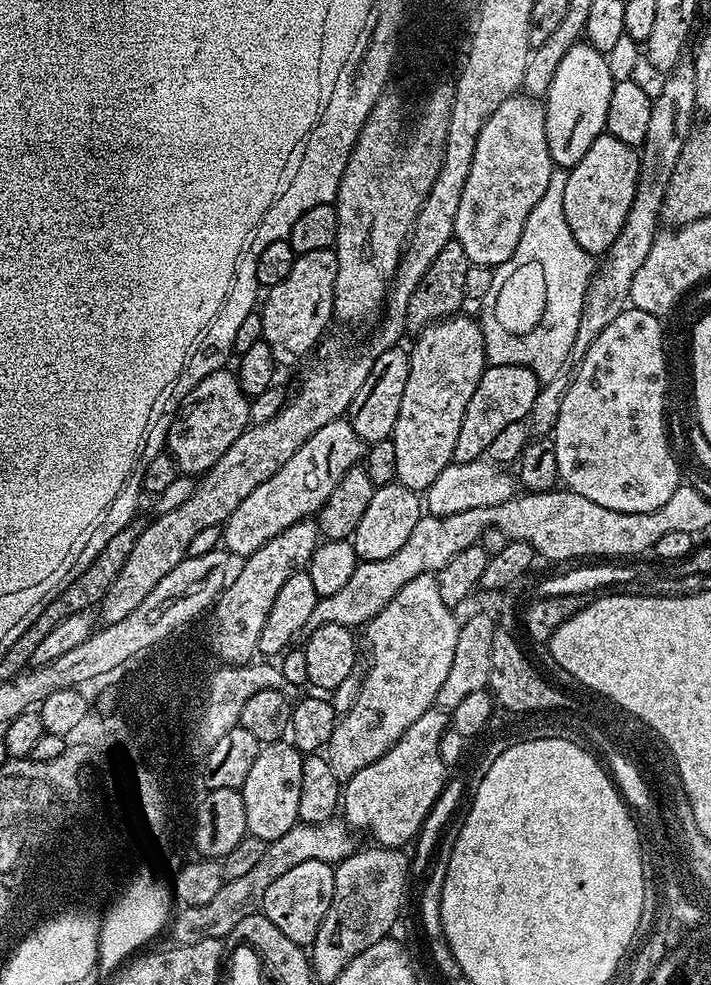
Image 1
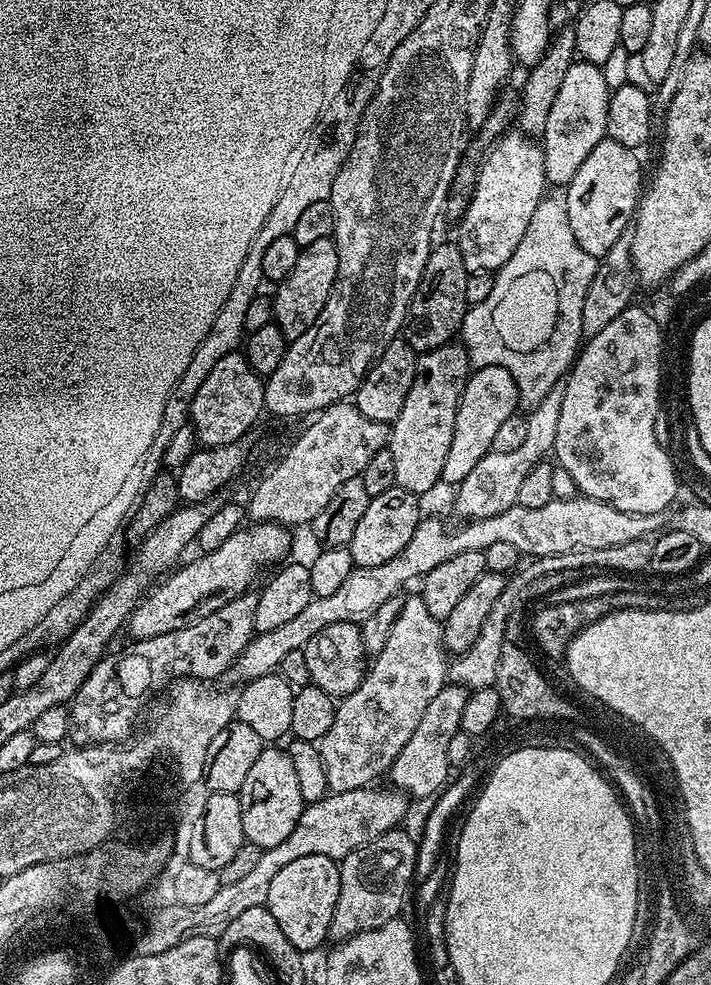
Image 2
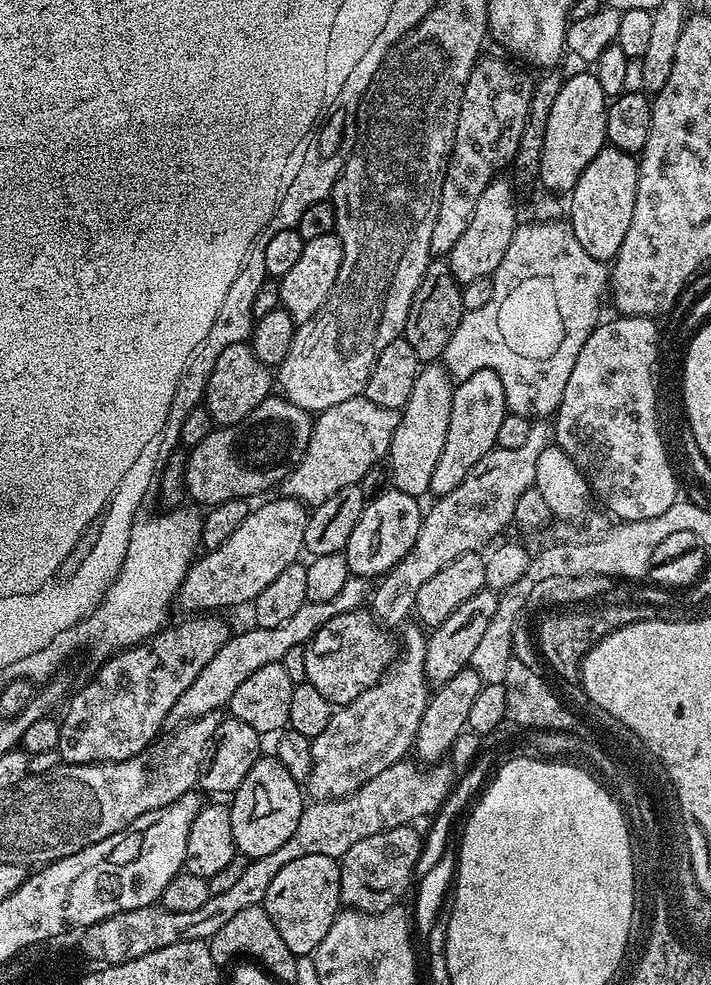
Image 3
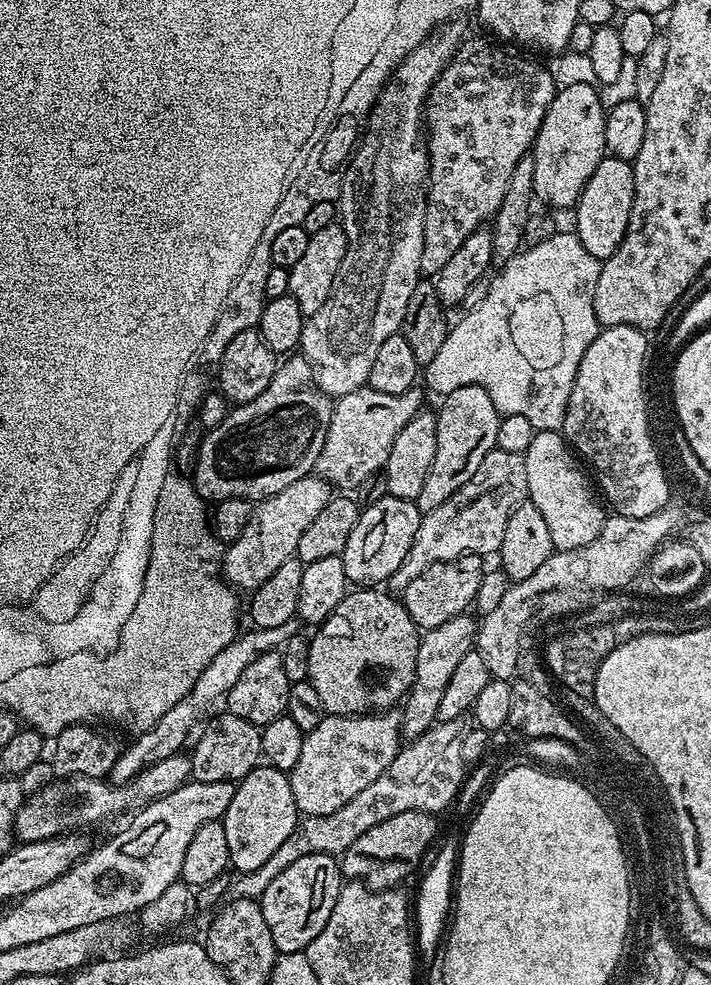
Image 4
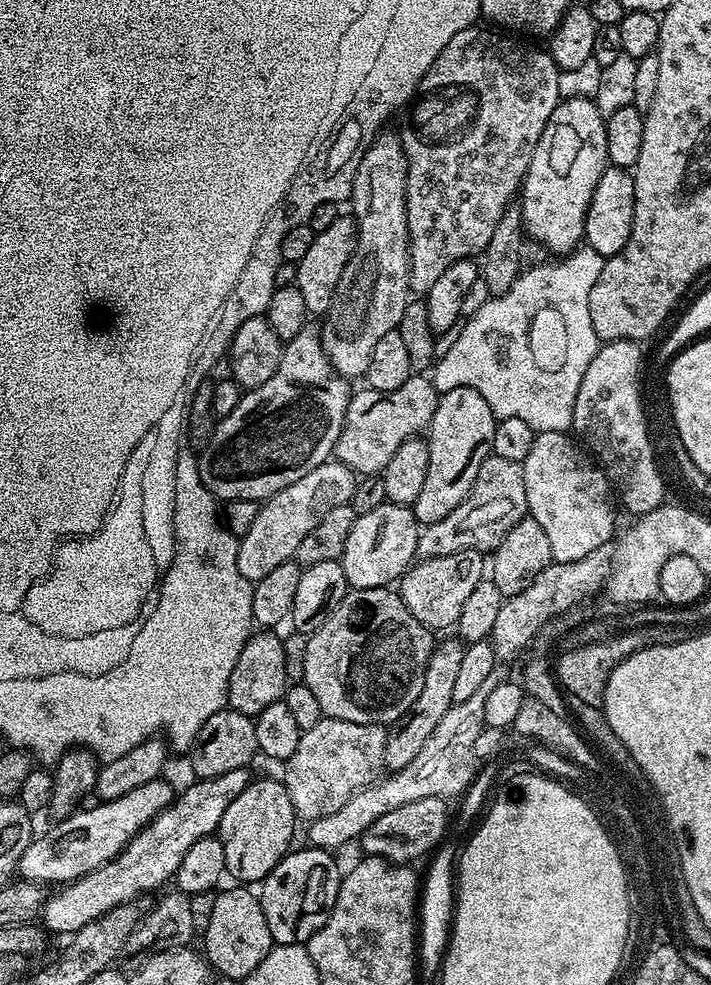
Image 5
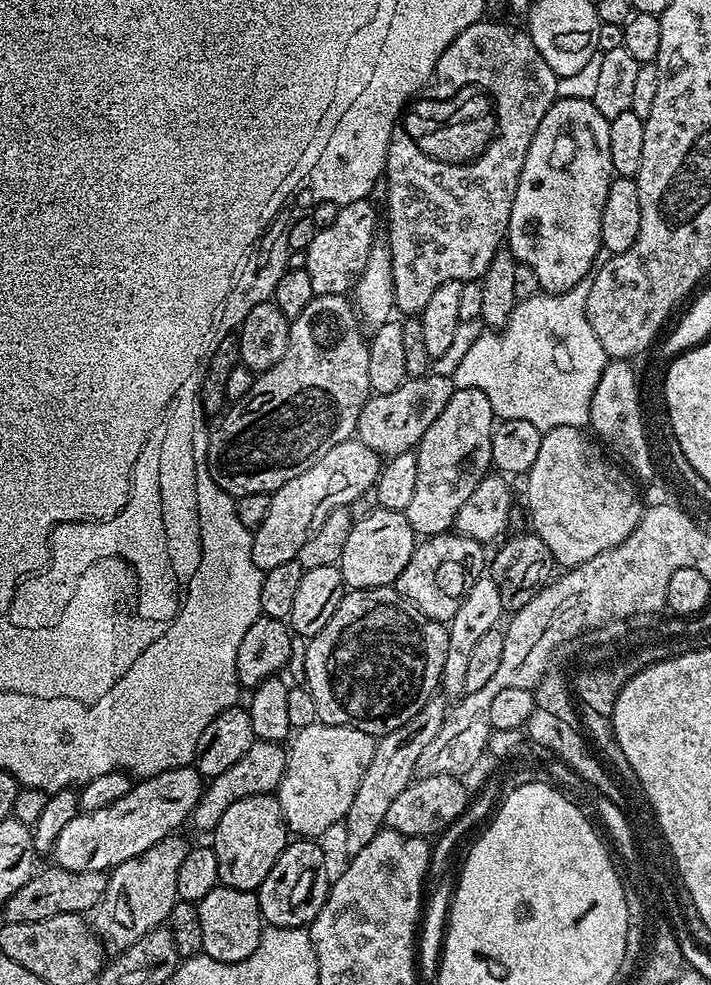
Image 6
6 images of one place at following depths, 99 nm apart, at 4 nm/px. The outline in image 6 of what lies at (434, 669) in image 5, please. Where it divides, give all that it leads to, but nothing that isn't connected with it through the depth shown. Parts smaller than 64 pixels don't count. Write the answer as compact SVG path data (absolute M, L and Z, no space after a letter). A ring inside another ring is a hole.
M437 694L410 718L398 730L390 730L390 734L379 737L374 750L374 758L370 758L370 766L366 766L366 774L362 774L362 782L358 782L358 794L354 794L354 803L344 816L342 829L344 828L344 848L348 851L349 857L356 856L362 846L369 844L380 829L385 827L384 819L386 810L390 810L390 802L406 790L406 786L411 784L416 776L418 758L422 758L422 750L438 738L438 730L442 730L444 720L450 711L443 695Z

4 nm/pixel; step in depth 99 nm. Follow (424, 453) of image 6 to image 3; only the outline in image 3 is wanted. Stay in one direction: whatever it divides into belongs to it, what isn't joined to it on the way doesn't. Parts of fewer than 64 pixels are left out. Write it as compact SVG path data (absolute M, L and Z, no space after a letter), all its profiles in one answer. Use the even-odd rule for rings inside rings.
M478 370L453 387L450 430L446 430L446 446L442 446L442 455L438 457L438 466L434 466L428 487L433 497L442 497L456 490L472 474L479 459L496 447L498 426L502 426L502 418L507 412L508 403L502 390L502 378L498 378L494 370Z

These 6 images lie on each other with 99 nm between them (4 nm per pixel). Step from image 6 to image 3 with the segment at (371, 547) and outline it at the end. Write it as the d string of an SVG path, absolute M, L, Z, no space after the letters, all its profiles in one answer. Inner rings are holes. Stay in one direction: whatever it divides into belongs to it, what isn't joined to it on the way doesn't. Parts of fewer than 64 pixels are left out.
M385 490L365 503L362 518L358 518L358 526L354 526L354 534L350 534L348 547L343 551L351 575L380 578L407 555L418 538L422 519L420 503L417 497L395 490Z

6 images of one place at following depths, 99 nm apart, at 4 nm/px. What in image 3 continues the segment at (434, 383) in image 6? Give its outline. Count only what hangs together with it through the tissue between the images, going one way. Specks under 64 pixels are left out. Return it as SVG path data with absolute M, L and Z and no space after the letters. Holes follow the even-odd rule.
M363 395L330 406L317 415L303 458L280 485L281 495L315 506L343 487L359 483L371 466L387 457L399 421L397 409L380 407Z

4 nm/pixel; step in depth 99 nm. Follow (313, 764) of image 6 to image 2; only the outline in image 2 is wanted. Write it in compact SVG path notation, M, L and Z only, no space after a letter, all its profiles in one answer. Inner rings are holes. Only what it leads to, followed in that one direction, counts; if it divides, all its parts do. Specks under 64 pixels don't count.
M412 594L412 597L407 597L403 601L401 612L398 614L398 618L389 632L389 638L386 639L386 646L382 647L381 652L371 661L370 667L365 671L364 680L358 686L358 690L354 690L354 694L343 697L335 705L336 713L334 714L333 725L330 726L330 730L326 732L325 736L318 741L322 766L326 768L326 782L328 783L329 793L369 787L373 782L379 781L376 779L383 772L385 775L391 769L394 758L398 758L398 754L402 754L402 746L406 746L406 742L410 742L414 730L418 727L418 722L422 722L422 714L426 714L426 706L430 706L430 702L434 699L434 694L438 694L438 690L444 688L449 665L449 661L447 659L444 660L444 656L446 657L446 649L444 646L444 629L441 621L436 620L434 614L430 614L430 610L426 610L426 602L422 602L420 595Z

